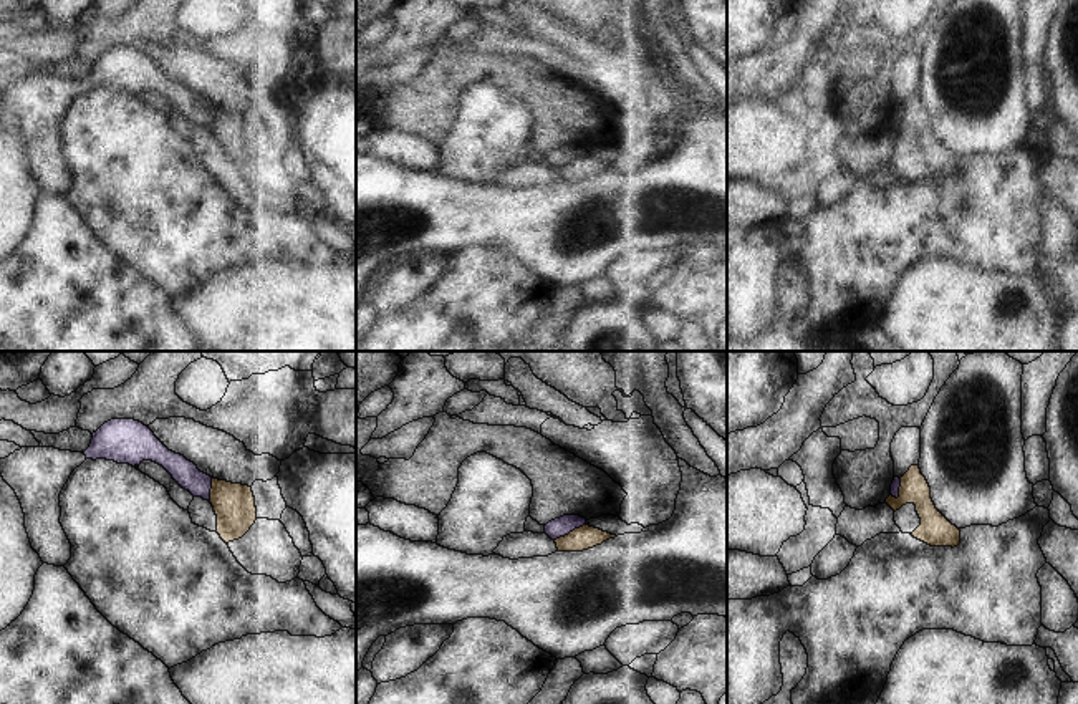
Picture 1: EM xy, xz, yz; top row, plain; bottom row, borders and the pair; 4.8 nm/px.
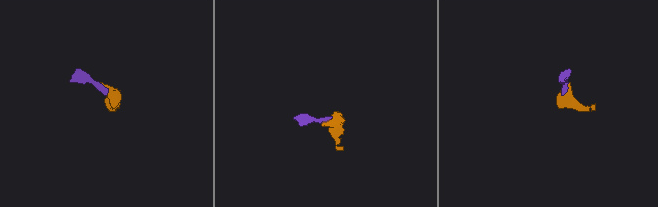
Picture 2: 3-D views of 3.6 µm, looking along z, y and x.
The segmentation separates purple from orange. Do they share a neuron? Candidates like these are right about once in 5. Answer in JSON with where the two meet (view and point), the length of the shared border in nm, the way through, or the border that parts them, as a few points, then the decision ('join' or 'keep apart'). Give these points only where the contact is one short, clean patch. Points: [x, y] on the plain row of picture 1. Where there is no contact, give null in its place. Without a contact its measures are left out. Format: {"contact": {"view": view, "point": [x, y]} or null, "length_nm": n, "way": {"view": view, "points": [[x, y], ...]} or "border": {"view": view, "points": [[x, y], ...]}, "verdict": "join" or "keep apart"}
{"contact": {"view": "xz", "point": [570, 159]}, "length_nm": 180, "border": {"view": "xz", "points": [[585, 151], [555, 169]]}, "verdict": "keep apart"}

